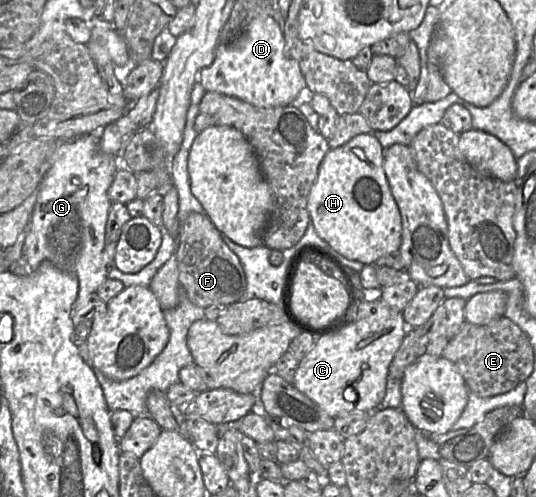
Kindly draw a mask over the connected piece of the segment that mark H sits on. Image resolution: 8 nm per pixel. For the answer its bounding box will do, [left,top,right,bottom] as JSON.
[307,133,402,265]

